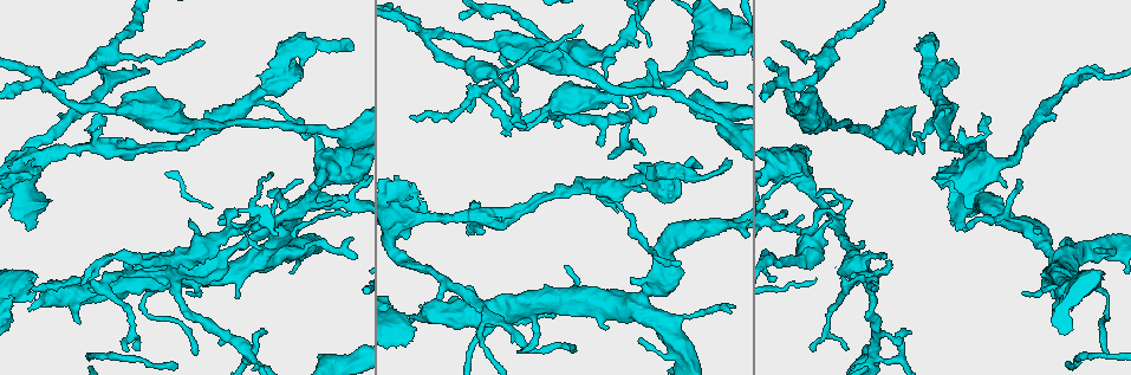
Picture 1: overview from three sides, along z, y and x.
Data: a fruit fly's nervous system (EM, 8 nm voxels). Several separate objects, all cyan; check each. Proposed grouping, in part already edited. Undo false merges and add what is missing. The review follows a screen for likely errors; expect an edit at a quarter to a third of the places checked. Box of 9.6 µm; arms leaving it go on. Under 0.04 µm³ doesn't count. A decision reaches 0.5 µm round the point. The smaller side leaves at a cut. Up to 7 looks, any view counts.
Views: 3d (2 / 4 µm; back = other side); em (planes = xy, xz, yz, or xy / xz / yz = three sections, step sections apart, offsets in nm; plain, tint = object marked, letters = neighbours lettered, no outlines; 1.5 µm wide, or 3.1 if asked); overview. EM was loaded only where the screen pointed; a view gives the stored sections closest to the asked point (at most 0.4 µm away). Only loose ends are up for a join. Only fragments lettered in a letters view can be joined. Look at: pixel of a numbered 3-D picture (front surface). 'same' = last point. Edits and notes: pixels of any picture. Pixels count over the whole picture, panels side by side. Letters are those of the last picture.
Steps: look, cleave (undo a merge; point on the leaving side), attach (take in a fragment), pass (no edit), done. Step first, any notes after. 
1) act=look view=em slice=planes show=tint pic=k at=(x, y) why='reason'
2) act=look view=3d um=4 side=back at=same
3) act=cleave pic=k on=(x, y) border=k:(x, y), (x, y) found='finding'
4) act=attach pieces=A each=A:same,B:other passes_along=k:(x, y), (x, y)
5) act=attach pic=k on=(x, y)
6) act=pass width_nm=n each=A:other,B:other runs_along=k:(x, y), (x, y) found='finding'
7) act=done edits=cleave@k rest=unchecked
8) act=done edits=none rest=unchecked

act=look view=3d um=2 pic=1 at=(428, 35) why='two arms in line, one across'

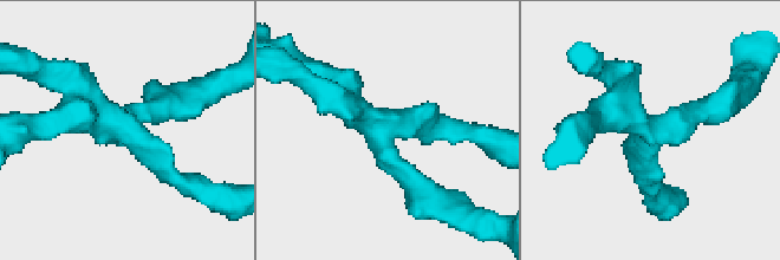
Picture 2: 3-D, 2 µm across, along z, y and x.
act=look view=em slice=planes show=tint pic=2 at=(656, 130) arms=3 arm_widths_nm=170,220,220

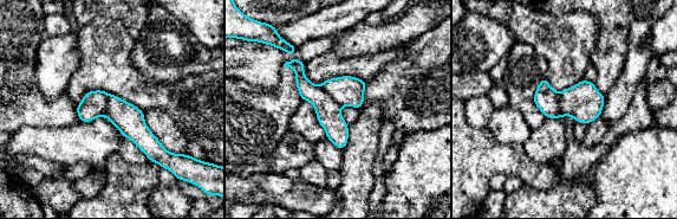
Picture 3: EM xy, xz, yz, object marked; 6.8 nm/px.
act=look view=em slice=planes show=letters at=same why='what lies round it'

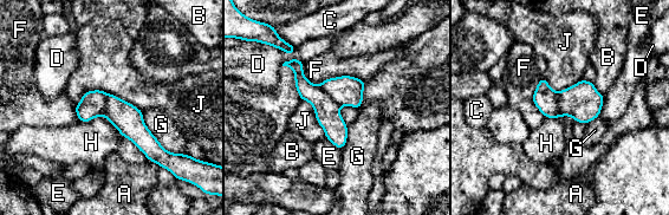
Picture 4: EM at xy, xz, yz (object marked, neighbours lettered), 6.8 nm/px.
act=cleave pic=4 on=(582, 102) width_nm=200 each=A:other,B:other,C:other,D:other,E:other,F:other,G:other,H:other,J:other border=4:(556, 92), (560, 116) found='a second neuron is stuck on'

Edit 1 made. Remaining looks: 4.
act=look view=overview

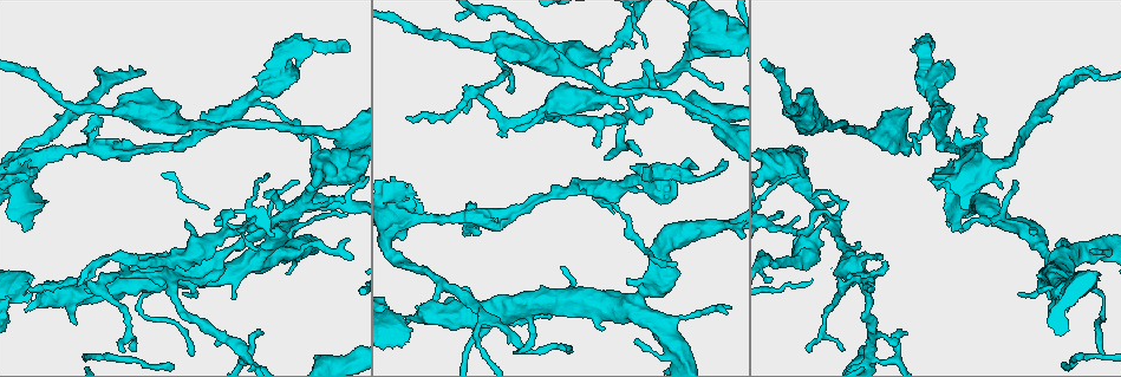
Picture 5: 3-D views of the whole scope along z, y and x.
act=look view=3d um=2 pic=5 at=(646, 47)

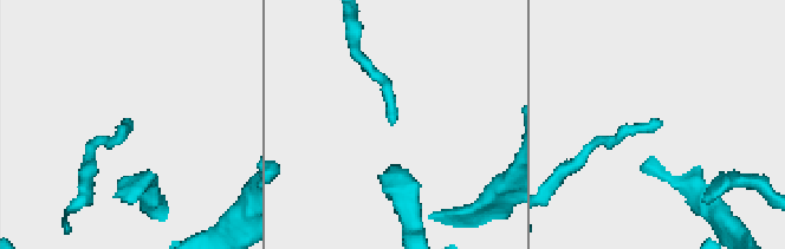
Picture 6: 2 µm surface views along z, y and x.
act=look view=em slice=planes show=plain pic=6 at=(125, 118)

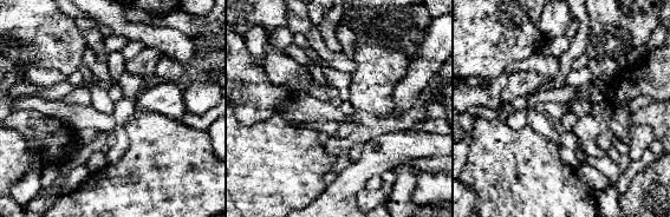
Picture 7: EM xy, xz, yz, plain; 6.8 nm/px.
act=look view=em slice=planes show=letters at=same why='what lies round it'

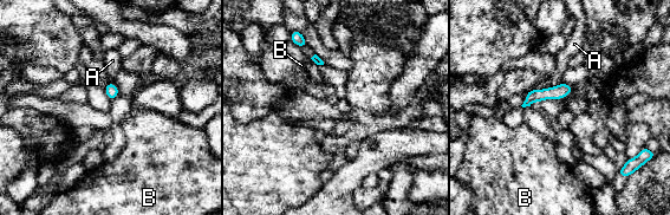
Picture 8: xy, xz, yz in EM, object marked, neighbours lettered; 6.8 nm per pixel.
act=pass each=A:other,B:other border=8:(561, 82), (557, 85), (532, 90) found='no lettered fragment goes on from it'

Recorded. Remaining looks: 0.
act=done edits=cleave@4 rest=unchecked

